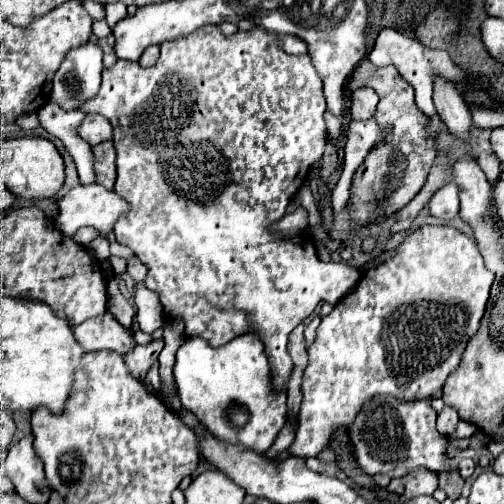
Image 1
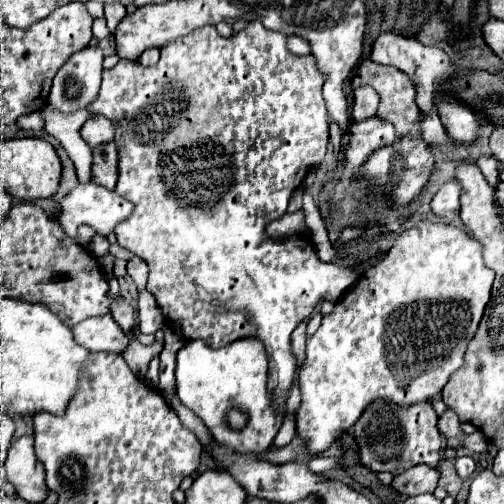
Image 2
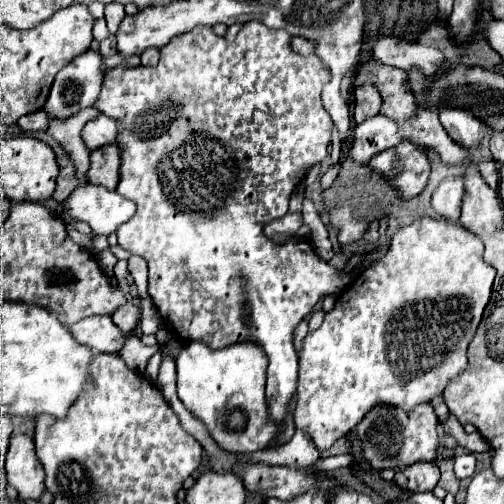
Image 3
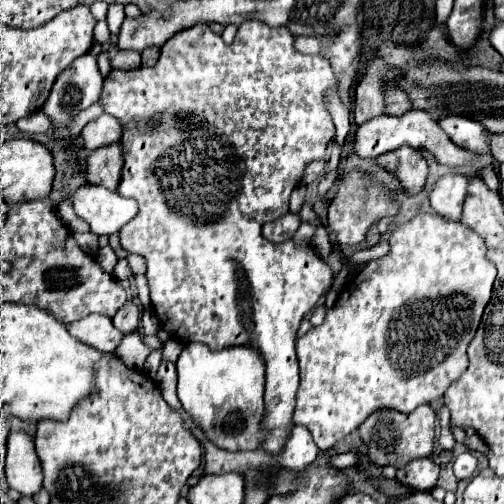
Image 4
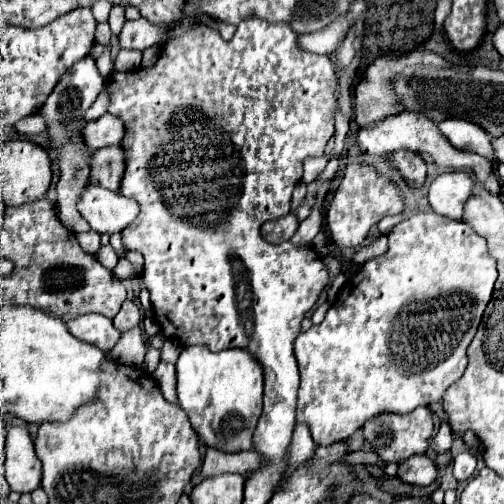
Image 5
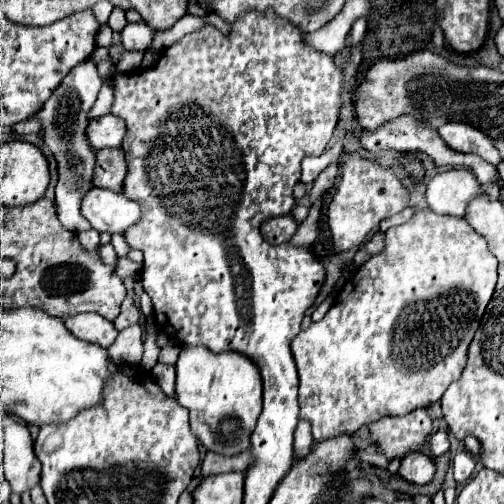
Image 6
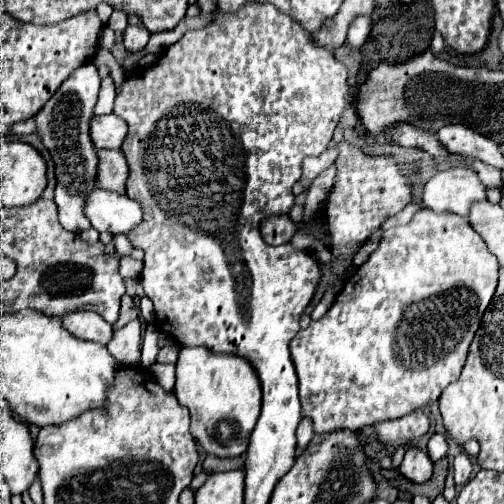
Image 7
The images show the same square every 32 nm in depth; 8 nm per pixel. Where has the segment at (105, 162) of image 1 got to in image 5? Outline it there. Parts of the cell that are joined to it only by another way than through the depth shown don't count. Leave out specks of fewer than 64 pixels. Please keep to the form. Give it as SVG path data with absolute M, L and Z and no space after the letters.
M120 146L100 148L92 154L90 184L118 192L122 178L124 178L124 152Z

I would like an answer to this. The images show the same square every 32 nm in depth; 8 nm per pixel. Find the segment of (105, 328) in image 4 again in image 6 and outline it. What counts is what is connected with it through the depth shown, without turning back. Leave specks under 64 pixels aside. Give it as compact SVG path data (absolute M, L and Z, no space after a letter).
M84 312L84 314L76 314L76 316L66 318L64 320L64 326L76 338L86 340L86 342L100 344L102 348L108 348L114 342L116 334L118 334L112 322L108 322L100 314L90 314L90 312Z

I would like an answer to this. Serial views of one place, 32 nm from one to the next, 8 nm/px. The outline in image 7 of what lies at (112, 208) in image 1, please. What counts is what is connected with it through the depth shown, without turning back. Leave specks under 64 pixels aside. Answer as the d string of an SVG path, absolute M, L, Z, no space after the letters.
M96 188L86 200L86 216L92 228L110 234L128 234L142 222L142 208L128 196Z

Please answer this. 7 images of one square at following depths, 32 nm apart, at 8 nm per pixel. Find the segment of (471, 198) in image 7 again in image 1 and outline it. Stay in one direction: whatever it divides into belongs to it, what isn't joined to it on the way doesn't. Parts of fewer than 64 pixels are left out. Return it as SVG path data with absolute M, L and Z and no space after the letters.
M454 182L444 184L428 202L430 214L440 216L440 220L452 220L458 214L460 202L458 202L458 188Z

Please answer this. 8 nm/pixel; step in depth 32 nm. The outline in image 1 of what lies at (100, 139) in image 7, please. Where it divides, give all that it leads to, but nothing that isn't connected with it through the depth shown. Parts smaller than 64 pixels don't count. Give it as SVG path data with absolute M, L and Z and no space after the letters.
M88 114L78 128L78 134L90 146L96 146L100 142L112 140L112 124L108 124L108 120L104 120L100 114Z

